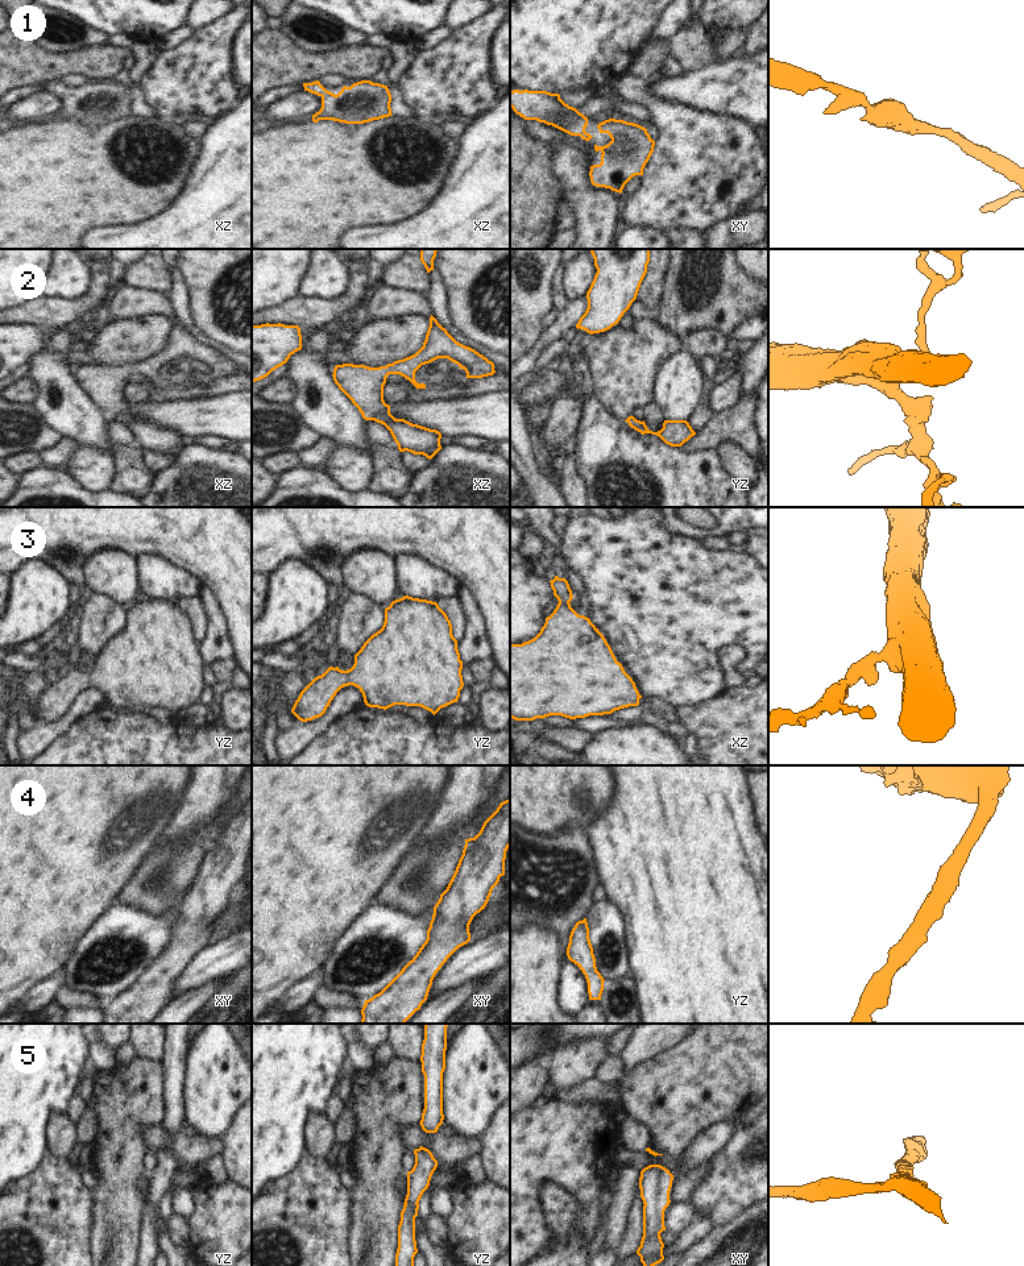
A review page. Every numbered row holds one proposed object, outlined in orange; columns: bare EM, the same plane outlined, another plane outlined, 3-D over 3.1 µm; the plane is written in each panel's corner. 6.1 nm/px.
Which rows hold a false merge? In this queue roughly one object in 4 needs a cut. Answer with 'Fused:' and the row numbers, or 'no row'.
Fused: no row

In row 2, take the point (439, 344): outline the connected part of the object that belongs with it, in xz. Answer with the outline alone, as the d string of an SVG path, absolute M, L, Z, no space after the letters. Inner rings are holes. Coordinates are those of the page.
M431 315L423 346L412 356L386 366L343 364L333 369L333 381L358 408L365 420L384 424L391 433L399 452L411 452L432 458L440 449L441 433L405 419L395 419L384 400L384 386L389 374L399 374L416 389L426 389L415 381L415 372L438 358L448 358L464 369L467 378L482 378L496 373L494 364L474 349L457 343Z

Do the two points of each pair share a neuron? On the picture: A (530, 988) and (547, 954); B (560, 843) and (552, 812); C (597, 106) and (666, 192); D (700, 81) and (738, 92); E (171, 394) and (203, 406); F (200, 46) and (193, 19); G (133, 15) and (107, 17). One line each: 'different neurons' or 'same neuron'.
A: same neuron
B: different neurons
C: different neurons
D: same neuron
E: different neurons
F: different neurons
G: same neuron

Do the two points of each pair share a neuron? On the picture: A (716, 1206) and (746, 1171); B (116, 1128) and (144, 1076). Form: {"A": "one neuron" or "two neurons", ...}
{"A": "one neuron", "B": "one neuron"}

